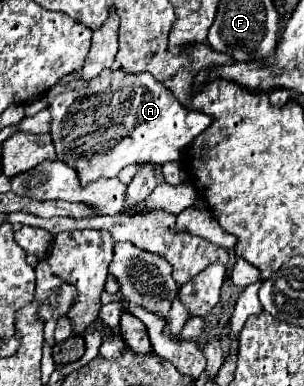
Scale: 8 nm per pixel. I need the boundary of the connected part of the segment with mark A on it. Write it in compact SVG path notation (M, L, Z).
M112 65L102 71L90 83L84 83L78 91L68 91L56 95L48 107L52 113L52 139L58 153L58 159L74 167L80 175L80 183L88 185L100 177L116 177L126 165L134 163L168 163L178 161L180 153L212 123L212 117L206 113L194 111L182 105L170 89L156 81L150 73L122 73L120 65Z

